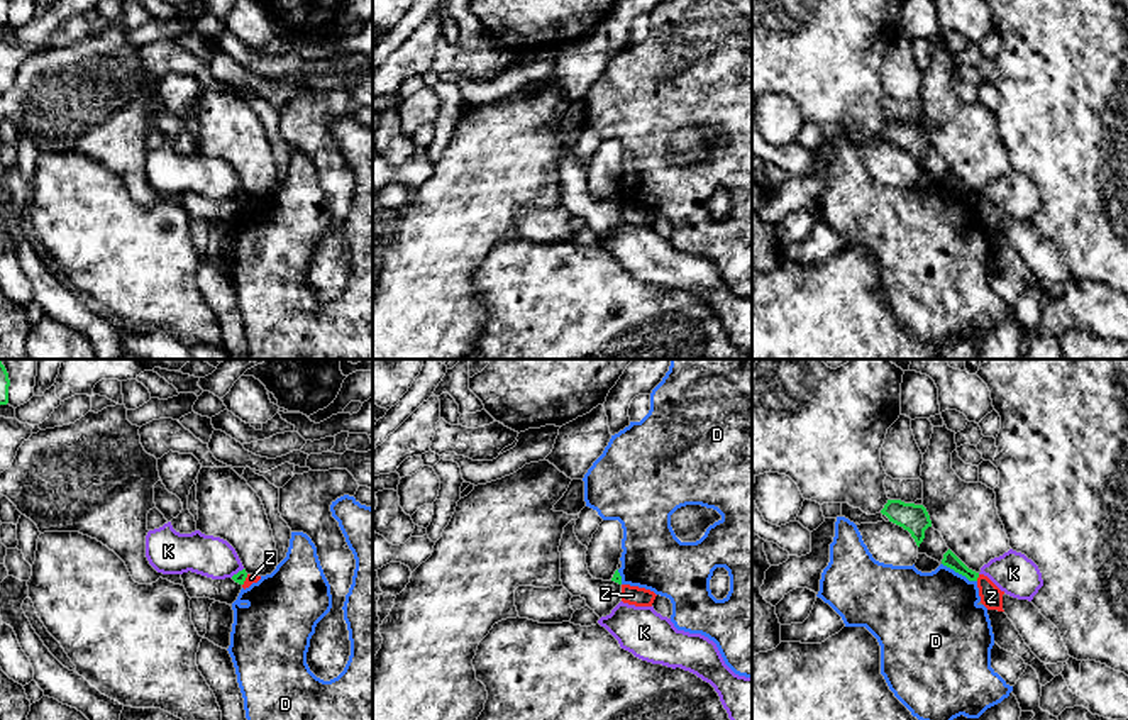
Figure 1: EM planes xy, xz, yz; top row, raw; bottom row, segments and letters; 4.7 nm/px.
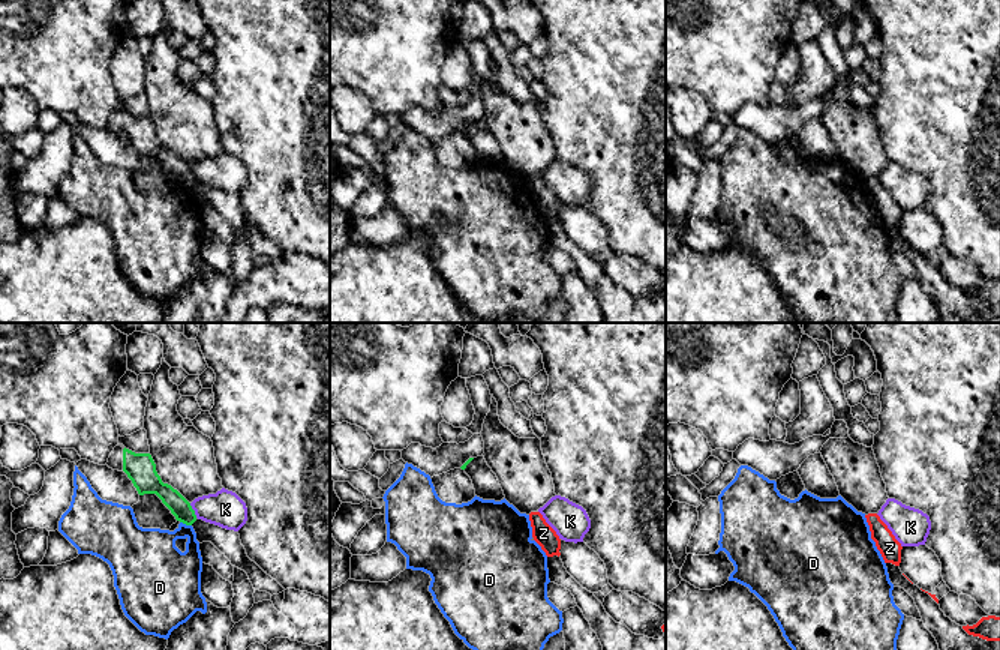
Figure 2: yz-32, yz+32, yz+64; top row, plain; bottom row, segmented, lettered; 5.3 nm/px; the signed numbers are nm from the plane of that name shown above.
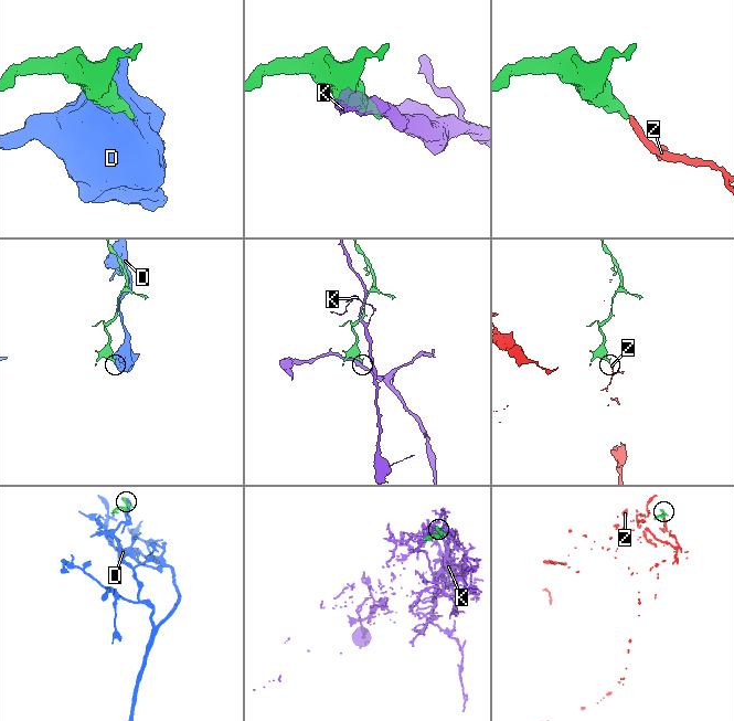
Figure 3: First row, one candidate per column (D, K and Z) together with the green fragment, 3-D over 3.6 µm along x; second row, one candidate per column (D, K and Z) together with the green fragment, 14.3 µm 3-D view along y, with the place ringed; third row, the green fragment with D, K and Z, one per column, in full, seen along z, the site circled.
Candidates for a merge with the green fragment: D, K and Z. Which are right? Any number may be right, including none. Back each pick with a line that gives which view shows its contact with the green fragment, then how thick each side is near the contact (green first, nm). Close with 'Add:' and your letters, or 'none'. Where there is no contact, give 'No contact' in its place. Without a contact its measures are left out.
Add: none

